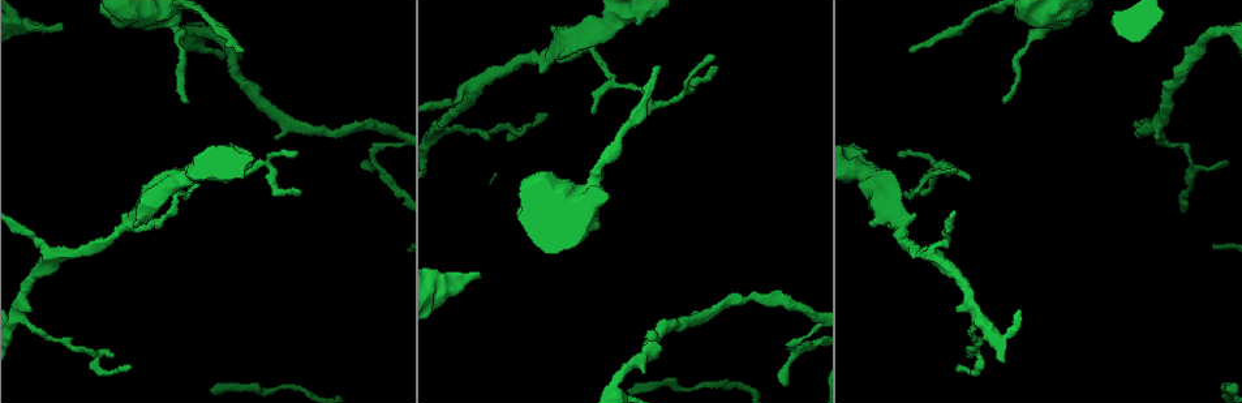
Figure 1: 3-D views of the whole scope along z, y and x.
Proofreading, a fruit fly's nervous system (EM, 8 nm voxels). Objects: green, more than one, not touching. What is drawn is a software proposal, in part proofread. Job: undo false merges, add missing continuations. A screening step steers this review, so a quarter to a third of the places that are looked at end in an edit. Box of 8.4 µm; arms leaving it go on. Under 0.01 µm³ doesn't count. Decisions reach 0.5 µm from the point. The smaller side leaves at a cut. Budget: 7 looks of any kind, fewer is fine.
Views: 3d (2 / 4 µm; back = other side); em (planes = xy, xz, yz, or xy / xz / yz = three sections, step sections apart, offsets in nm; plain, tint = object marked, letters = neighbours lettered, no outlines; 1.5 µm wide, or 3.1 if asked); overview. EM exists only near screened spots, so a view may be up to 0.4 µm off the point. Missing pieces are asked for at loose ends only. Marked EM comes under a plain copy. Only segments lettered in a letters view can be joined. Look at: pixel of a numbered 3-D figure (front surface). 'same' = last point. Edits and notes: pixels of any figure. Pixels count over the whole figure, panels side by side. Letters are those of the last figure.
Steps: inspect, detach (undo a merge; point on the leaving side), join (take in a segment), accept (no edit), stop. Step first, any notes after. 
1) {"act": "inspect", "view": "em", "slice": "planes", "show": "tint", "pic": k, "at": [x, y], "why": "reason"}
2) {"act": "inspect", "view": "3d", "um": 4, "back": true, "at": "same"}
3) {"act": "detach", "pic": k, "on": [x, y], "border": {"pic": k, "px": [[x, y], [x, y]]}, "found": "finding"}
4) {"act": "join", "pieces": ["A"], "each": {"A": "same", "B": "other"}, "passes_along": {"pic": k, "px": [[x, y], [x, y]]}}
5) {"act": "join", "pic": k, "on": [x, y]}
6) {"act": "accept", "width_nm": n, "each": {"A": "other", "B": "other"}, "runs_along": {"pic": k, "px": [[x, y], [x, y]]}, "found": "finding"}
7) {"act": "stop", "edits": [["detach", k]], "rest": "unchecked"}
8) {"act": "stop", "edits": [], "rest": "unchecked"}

{"act": "inspect", "view": "em", "slice": "yz", "step": 8, "show": "tint", "pic": 1, "at": [661, 67], "why": "long arm stops here"}

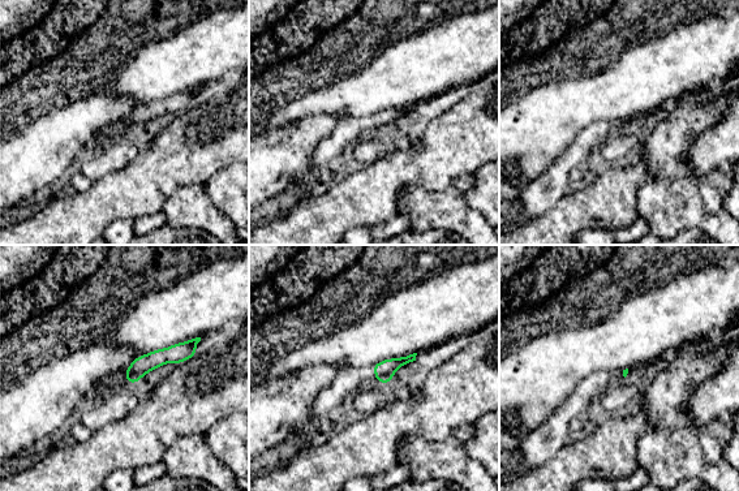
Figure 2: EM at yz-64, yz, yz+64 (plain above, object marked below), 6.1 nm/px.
{"act": "inspect", "view": "em", "slice": "planes", "show": "letters", "at": "same"}

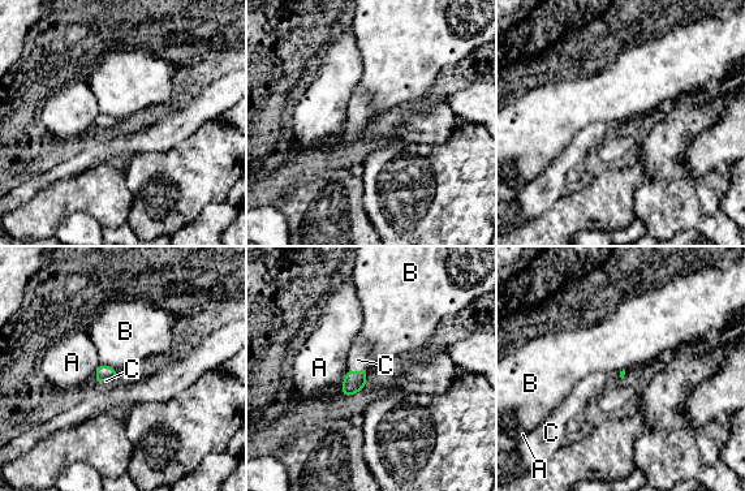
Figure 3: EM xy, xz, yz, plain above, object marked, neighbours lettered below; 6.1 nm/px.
{"act": "join", "pieces": ["C"], "each": {"A": "other", "B": "other", "C": "same"}, "passes_along": {"pic": 3, "px": [[354, 380], [358, 371], [357, 360]]}, "found": "the cell continues"}

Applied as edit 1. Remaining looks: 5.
{"act": "inspect", "view": "3d", "um": 4, "pic": 1, "at": [479, 272], "why": "long arm stops here"}

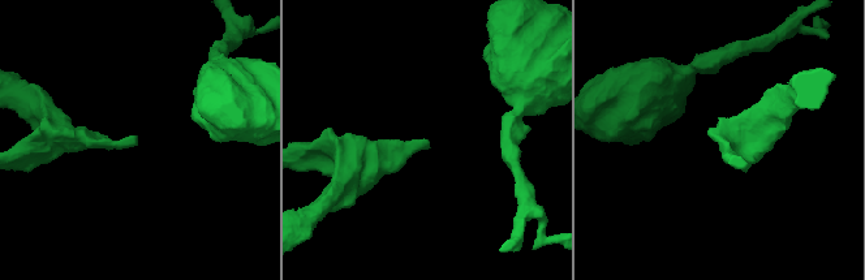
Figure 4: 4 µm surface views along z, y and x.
{"act": "inspect", "view": "em", "slice": "xz", "step": 8, "show": "letters", "pic": 4, "at": [134, 139]}

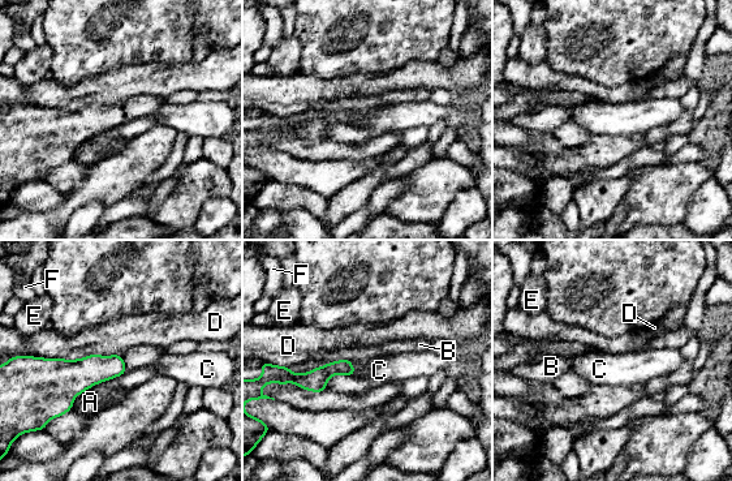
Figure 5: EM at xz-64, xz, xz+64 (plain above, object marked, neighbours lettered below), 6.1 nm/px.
{"act": "inspect", "view": "em", "slice": "planes", "show": "letters", "at": "same", "why": "another direction"}

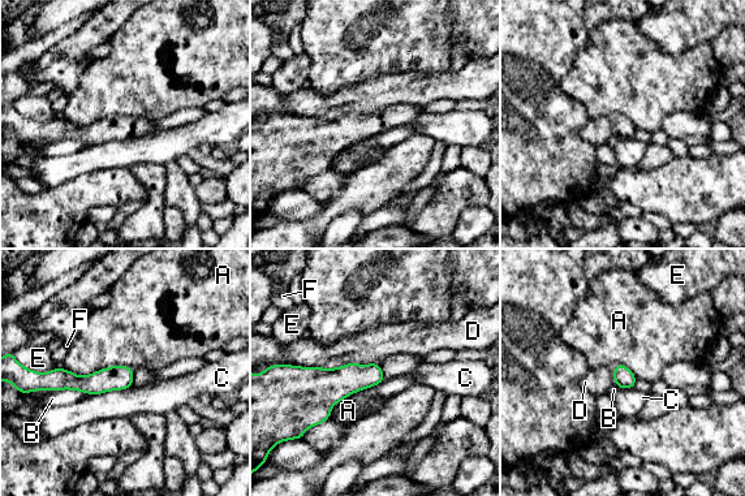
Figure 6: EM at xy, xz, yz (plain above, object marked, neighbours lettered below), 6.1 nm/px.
{"act": "accept", "width_nm": 120, "each": {"A": "other", "B": "other", "C": "other", "D": "other", "E": "other", "F": "other"}, "found": "no lettered segment goes on from it"}

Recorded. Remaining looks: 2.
{"act": "inspect", "view": "3d", "um": 2, "back": true, "pic": 1, "at": [131, 225], "why": "small branch off a trunk"}

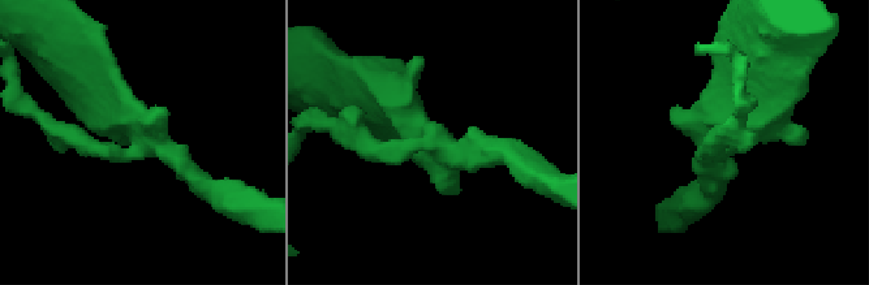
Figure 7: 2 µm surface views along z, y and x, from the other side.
{"act": "inspect", "view": "em", "slice": "planes", "show": "letters", "pic": 7, "at": [428, 145], "arms": 3, "why": "need the tissue"}

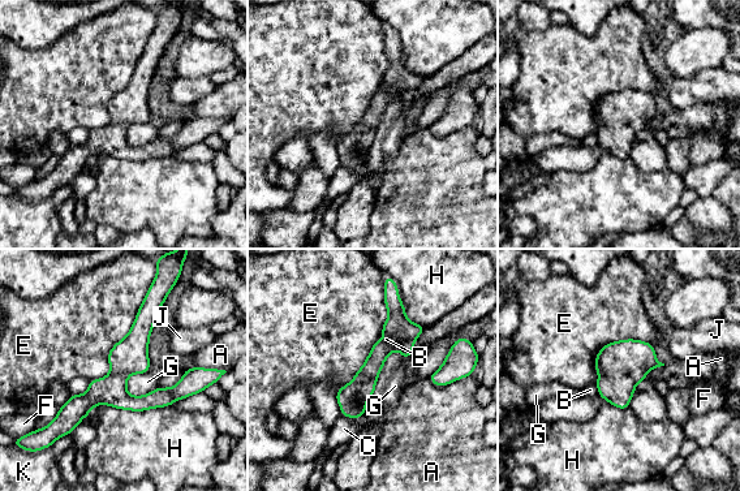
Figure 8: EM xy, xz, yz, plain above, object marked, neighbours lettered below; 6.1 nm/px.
{"act": "accept", "each": {"A": "other", "B": "other", "C": "other", "E": "other", "F": "other", "G": "other", "H": "other", "J": "other", "K": "other"}, "runs_along": {"pic": 8, "px": [[201, 380], [149, 401], [91, 397], [59, 418]]}, "found": "all the same cell"}

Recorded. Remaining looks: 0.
{"act": "stop", "edits": [["join", 3]], "rest": "unchecked"}

